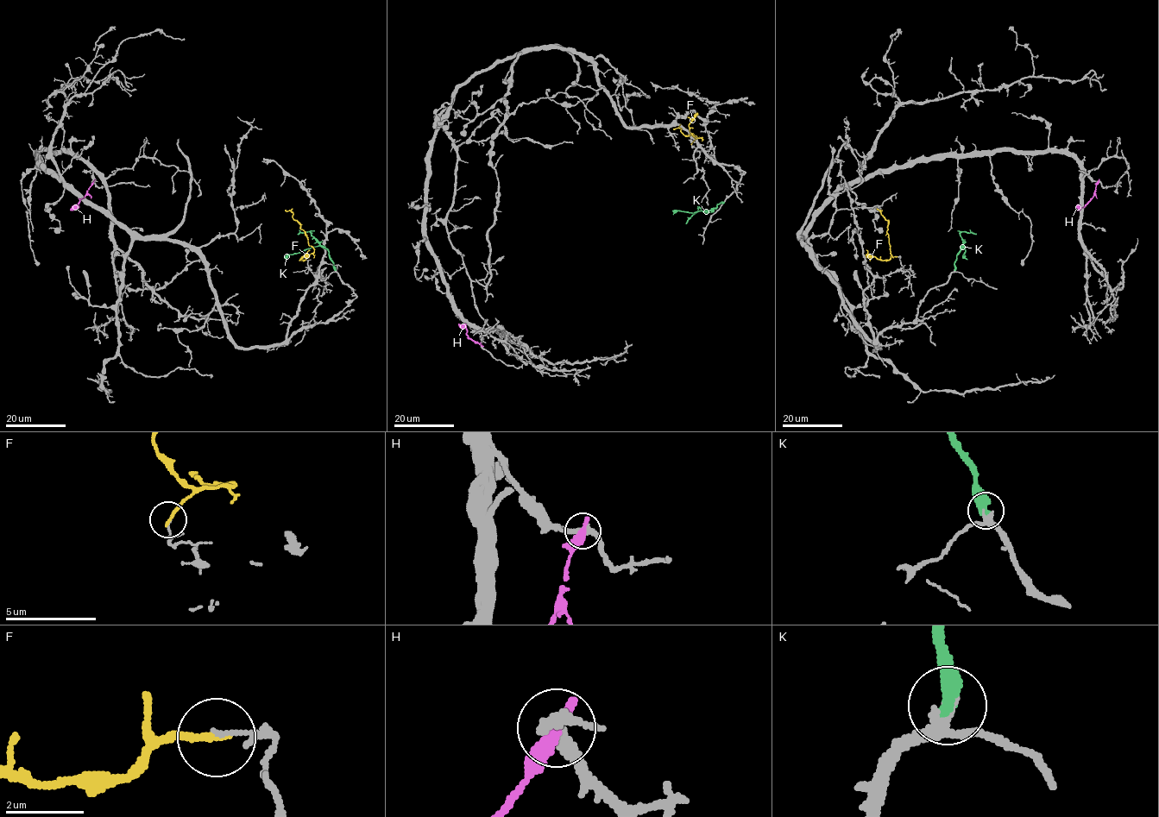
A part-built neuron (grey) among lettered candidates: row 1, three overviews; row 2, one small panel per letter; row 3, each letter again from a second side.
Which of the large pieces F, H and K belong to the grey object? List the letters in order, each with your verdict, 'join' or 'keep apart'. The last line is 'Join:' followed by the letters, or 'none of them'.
F: keep apart
H: keep apart
K: join
Join: K

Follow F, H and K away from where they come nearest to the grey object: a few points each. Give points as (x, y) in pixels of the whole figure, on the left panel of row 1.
F: (303, 256), (309, 255), (314, 248), (309, 244), (300, 225), (292, 217), (293, 213), (285, 210)
H: (93, 181), (78, 207), (70, 210)
K: (335, 269), (329, 251), (320, 246), (289, 254), (285, 260)

